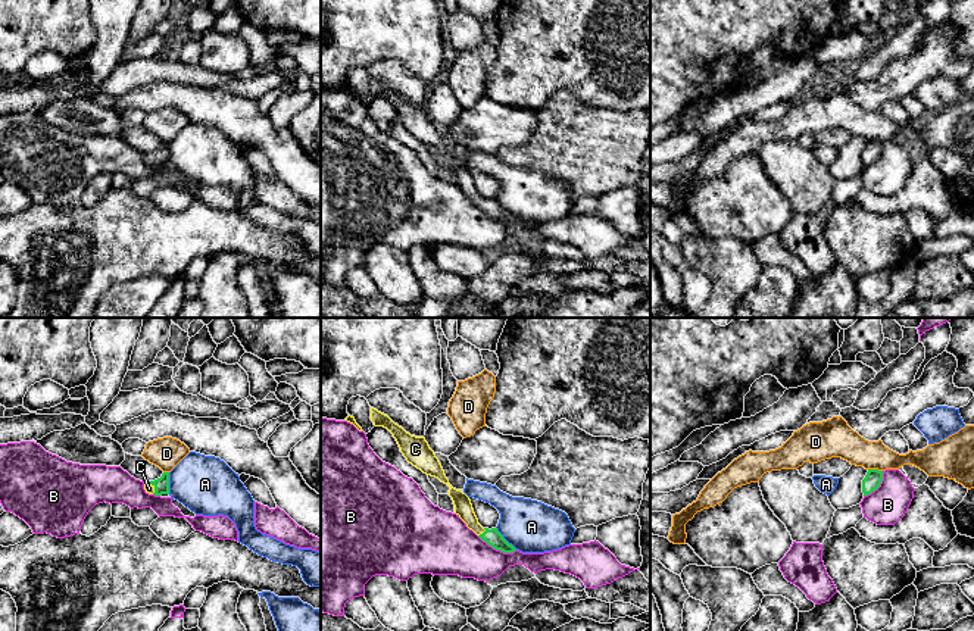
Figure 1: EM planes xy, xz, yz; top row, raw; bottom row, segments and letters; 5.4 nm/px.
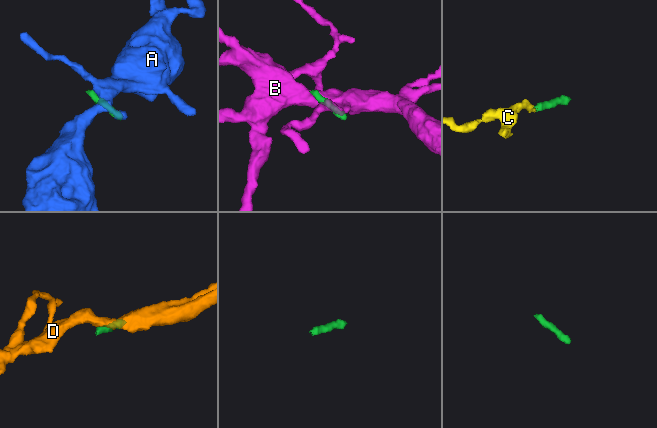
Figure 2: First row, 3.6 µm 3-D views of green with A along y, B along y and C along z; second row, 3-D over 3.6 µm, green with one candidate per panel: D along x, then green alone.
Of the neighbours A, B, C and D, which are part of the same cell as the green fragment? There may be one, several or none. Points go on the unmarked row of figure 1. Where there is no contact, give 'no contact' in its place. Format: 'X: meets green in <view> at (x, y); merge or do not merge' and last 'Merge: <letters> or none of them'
A: meets green in xz at (503, 209); do not merge
B: meets green in xz at (496, 219); do not merge
C: meets green in xz at (483, 203); merge
D: meets green in yz at (876, 140); do not merge
Merge: C

